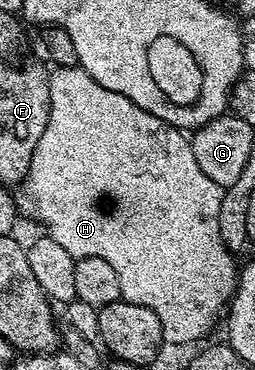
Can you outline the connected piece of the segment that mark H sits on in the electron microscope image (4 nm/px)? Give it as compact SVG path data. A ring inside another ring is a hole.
M79 65L57 66L48 75L50 88L50 116L46 128L42 132L42 140L38 140L38 148L34 148L34 156L30 162L30 172L19 183L16 194L16 204L21 215L41 222L48 229L49 239L53 243L64 242L72 254L90 254L102 256L107 263L115 267L119 273L119 283L122 292L119 297L127 302L150 308L154 316L162 324L165 343L196 342L216 322L216 317L225 313L230 299L236 290L238 281L238 264L234 259L233 251L224 245L222 236L218 232L218 212L222 208L222 196L225 187L214 184L202 168L198 168L198 160L194 160L194 152L189 135L177 126L166 124L166 120L158 120L158 116L150 116L138 104L134 104L126 96L118 96L118 92L110 92L110 88L102 88L98 80L94 80L81 70Z

